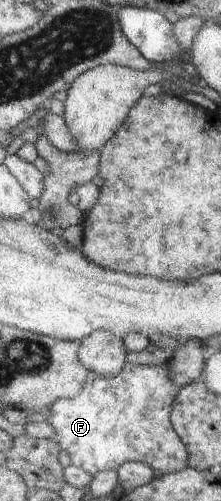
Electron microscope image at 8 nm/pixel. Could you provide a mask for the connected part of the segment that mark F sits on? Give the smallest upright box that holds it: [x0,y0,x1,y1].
[47,363,190,476]

